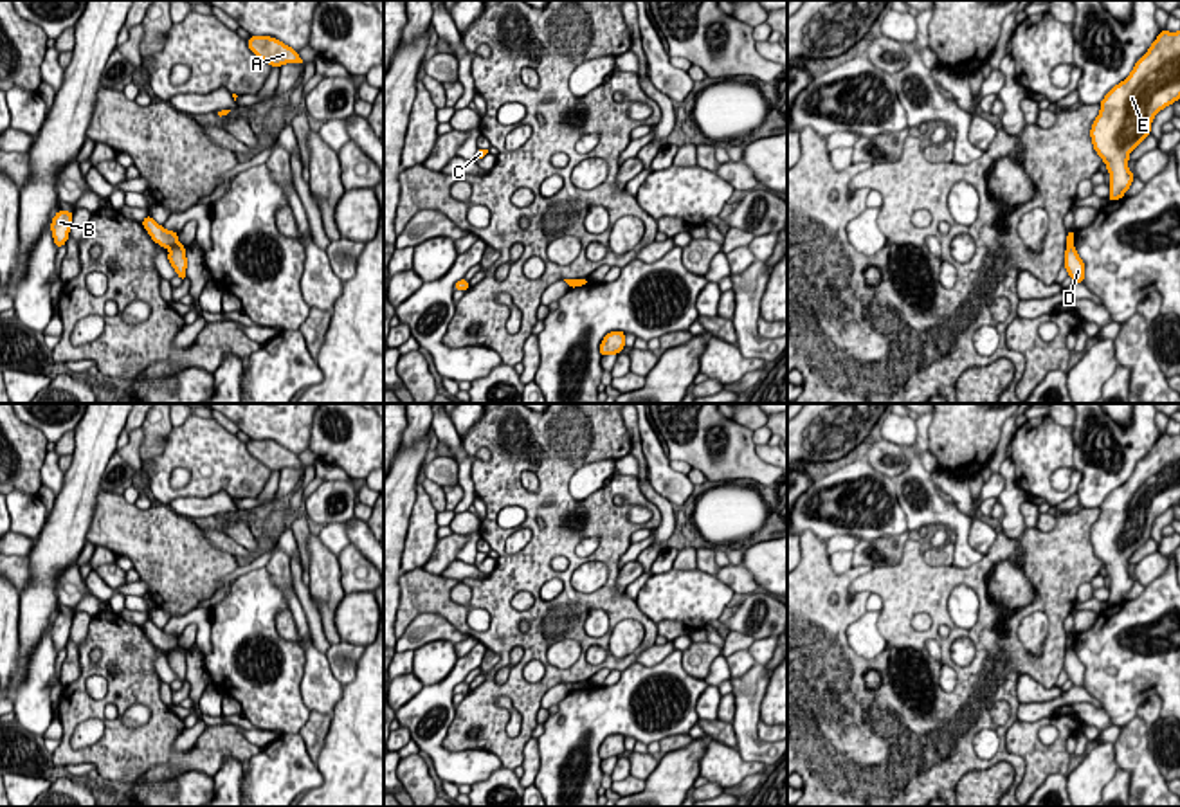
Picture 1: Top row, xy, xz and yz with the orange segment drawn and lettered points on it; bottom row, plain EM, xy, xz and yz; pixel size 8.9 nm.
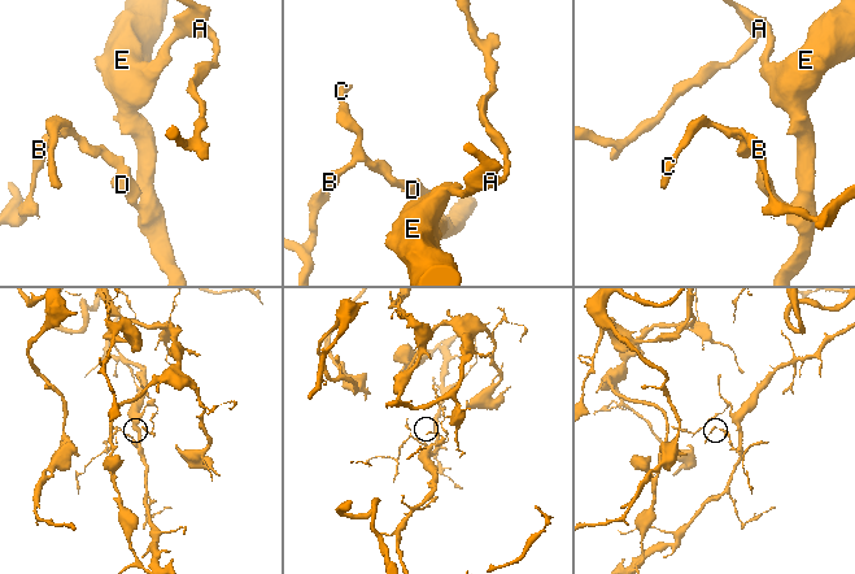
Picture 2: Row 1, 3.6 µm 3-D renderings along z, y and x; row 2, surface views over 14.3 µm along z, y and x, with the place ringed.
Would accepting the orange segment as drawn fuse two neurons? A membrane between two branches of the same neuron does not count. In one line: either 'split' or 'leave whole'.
split

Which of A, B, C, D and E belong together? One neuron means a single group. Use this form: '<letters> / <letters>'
A D E / B C

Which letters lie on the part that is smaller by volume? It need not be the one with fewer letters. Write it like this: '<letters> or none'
B, C

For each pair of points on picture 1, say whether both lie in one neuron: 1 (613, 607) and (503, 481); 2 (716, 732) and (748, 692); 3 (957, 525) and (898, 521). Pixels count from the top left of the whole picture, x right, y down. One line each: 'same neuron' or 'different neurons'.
1: same neuron
2: different neurons
3: different neurons

